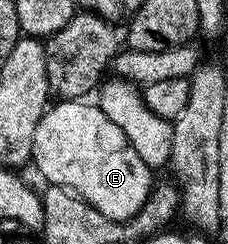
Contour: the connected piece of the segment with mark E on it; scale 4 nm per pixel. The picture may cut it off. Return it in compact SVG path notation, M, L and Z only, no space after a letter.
M59 100L48 105L37 124L33 166L43 173L44 183L68 186L97 208L97 212L127 224L151 196L153 170L131 147L125 132L105 116L101 107L89 103L87 100Z

